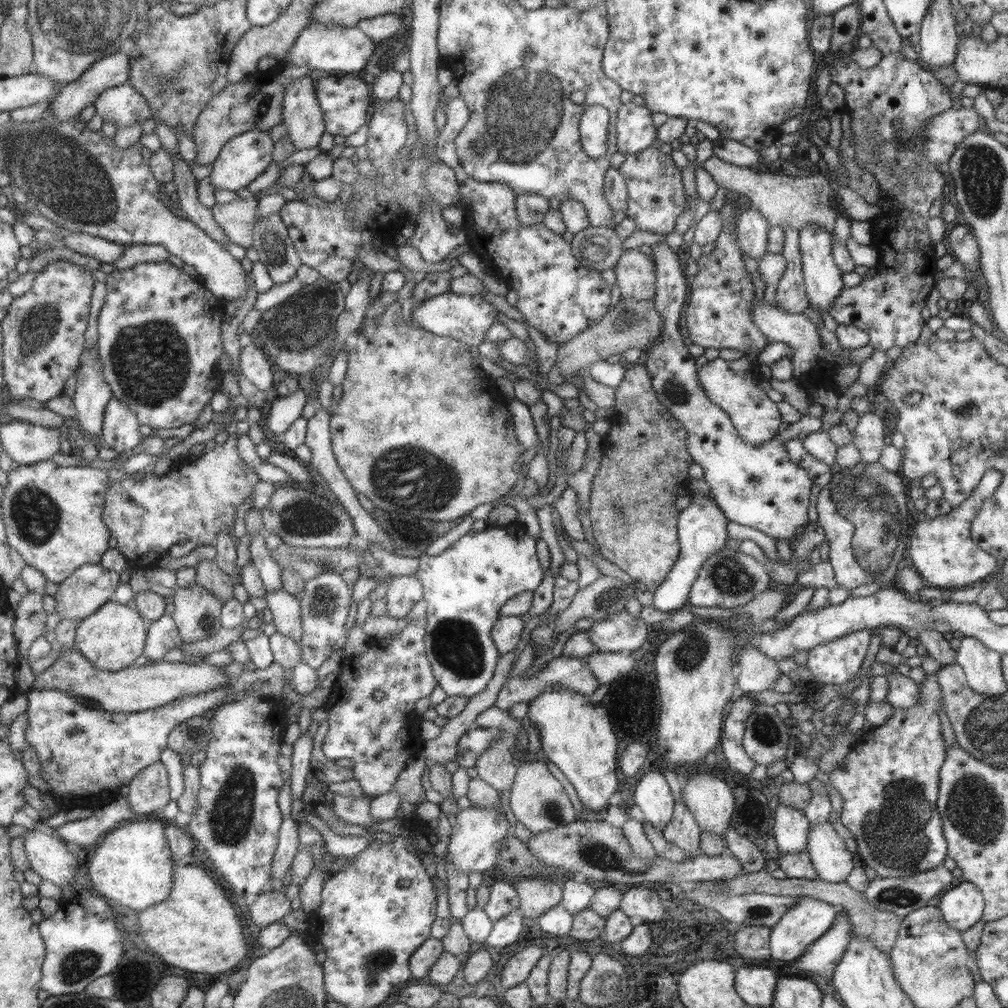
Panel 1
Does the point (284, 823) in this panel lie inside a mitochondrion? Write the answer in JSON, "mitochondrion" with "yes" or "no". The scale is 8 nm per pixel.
{"mitochondrion":"no"}

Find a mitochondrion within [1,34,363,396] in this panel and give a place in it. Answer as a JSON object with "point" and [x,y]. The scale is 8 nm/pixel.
{"point":[67,176]}

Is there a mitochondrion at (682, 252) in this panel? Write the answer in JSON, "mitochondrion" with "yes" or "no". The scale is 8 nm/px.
{"mitochondrion":"no"}

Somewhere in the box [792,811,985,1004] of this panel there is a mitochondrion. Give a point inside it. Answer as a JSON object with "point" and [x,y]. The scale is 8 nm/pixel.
{"point":[899,897]}

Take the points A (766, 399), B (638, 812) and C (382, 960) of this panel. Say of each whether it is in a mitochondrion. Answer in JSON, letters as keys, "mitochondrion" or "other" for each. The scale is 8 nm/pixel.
{"A":"other","B":"other","C":"mitochondrion"}

